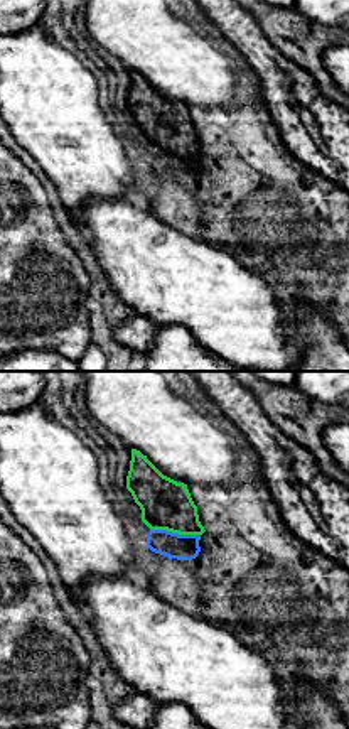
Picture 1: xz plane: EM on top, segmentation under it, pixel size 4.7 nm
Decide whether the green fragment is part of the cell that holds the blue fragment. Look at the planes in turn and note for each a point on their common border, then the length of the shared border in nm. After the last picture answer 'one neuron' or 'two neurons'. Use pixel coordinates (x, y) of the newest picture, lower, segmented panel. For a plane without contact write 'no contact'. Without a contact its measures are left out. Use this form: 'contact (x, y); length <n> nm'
contact (176, 534); length 240 nm

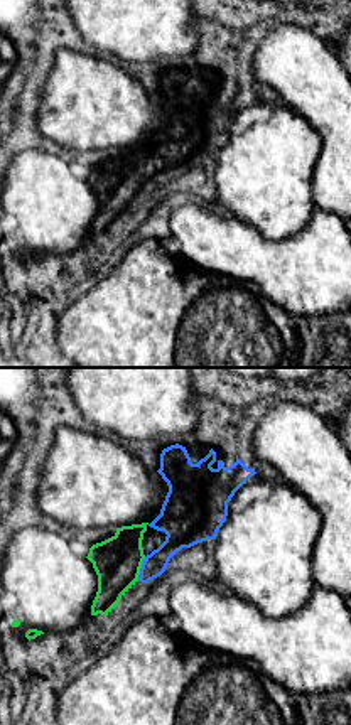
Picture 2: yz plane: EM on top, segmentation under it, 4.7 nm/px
contact (140, 569); length 130 nm

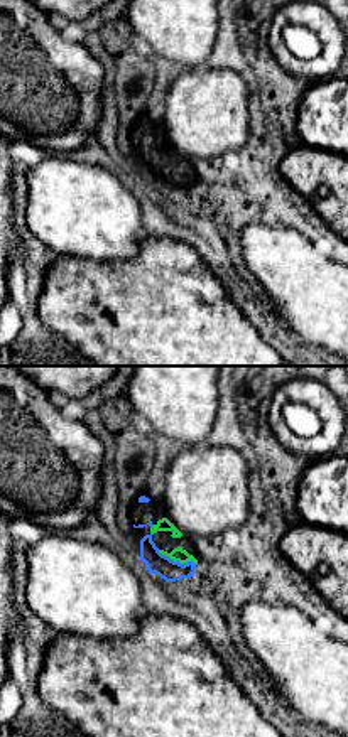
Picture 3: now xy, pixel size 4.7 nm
contact (176, 562); length 200 nm

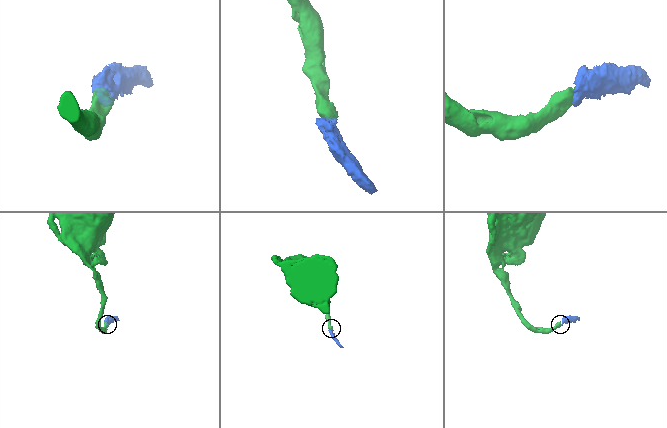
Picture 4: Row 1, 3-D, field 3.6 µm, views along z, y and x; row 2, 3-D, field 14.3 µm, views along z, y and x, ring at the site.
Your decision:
one neuron

